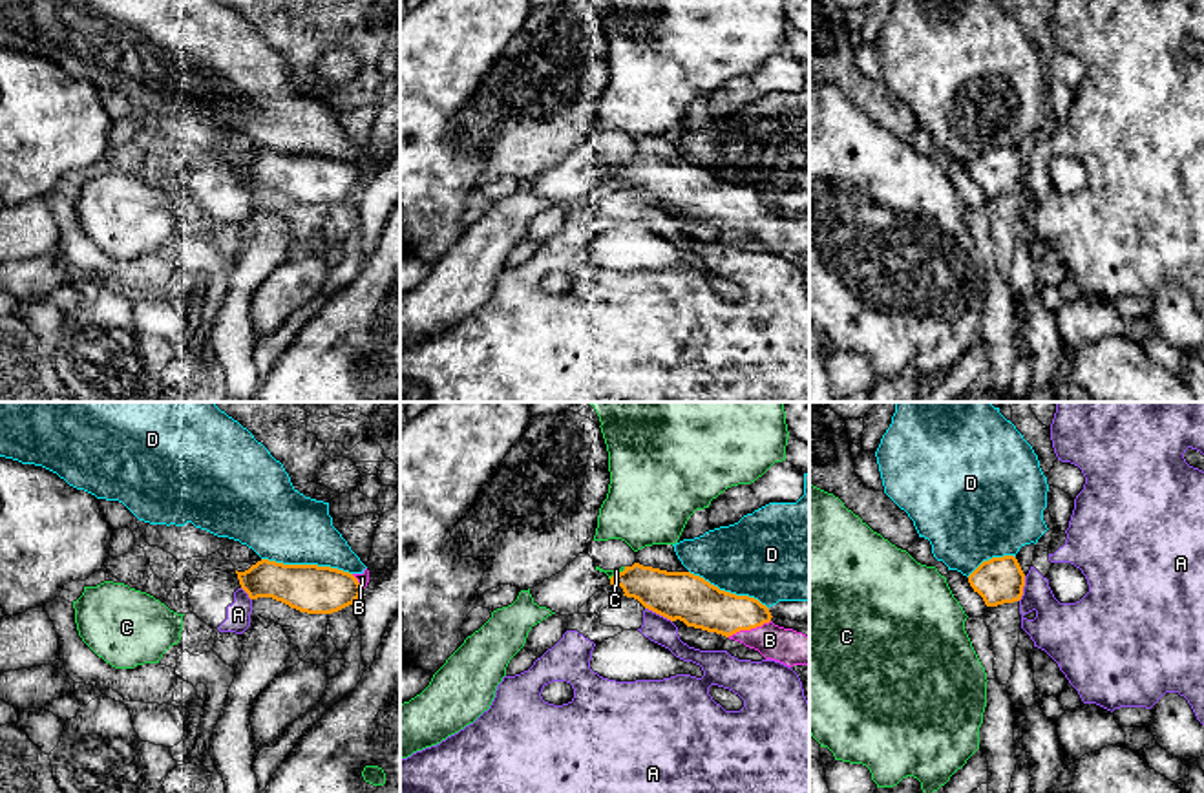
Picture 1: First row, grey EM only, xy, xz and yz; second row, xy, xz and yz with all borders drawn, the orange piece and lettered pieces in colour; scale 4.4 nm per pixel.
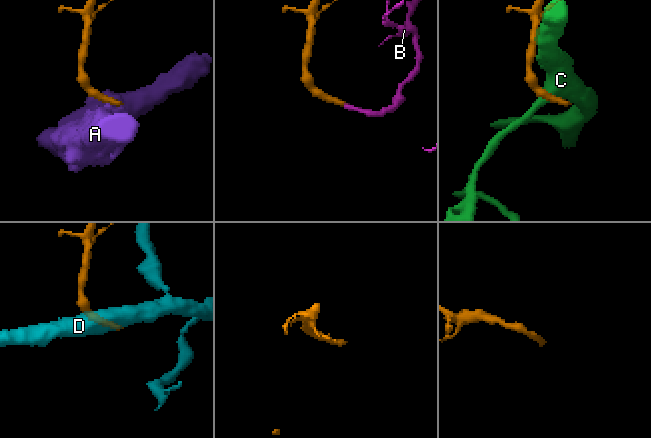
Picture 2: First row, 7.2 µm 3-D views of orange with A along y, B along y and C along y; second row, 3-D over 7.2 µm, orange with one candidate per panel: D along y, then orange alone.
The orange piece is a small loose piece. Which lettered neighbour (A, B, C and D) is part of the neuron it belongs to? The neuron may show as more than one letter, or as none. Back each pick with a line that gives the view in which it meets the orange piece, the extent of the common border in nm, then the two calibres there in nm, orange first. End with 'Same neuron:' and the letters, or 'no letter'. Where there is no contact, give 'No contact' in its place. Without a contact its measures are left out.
B: Touches orange in xz. Shared border 200 nm. Thickness 200 nm (orange) against 160 nm
Same neuron: B

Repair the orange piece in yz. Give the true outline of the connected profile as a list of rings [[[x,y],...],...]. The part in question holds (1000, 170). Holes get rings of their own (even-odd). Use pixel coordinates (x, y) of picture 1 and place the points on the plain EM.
[[[1014,146],[983,152],[968,174],[987,197],[1019,192],[1025,177],[1025,164]]]

